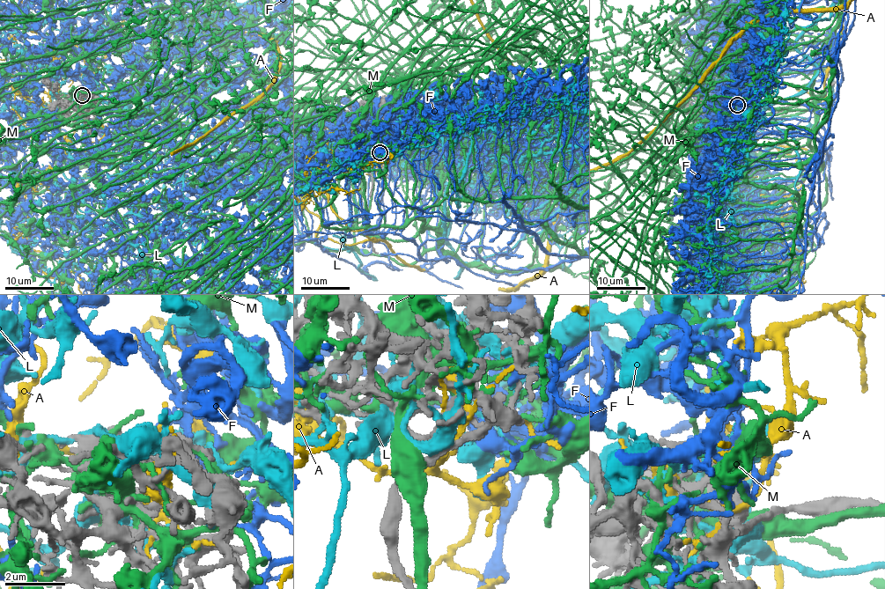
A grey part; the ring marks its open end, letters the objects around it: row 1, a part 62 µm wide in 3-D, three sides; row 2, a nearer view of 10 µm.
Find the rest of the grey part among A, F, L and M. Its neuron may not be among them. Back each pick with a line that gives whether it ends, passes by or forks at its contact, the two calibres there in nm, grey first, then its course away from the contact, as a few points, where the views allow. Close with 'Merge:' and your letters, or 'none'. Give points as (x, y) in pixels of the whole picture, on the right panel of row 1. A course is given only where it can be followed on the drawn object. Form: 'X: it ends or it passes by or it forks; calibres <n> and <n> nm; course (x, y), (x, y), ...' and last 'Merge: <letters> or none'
F: it forks; calibres 150 and 160 nm
Merge: F

